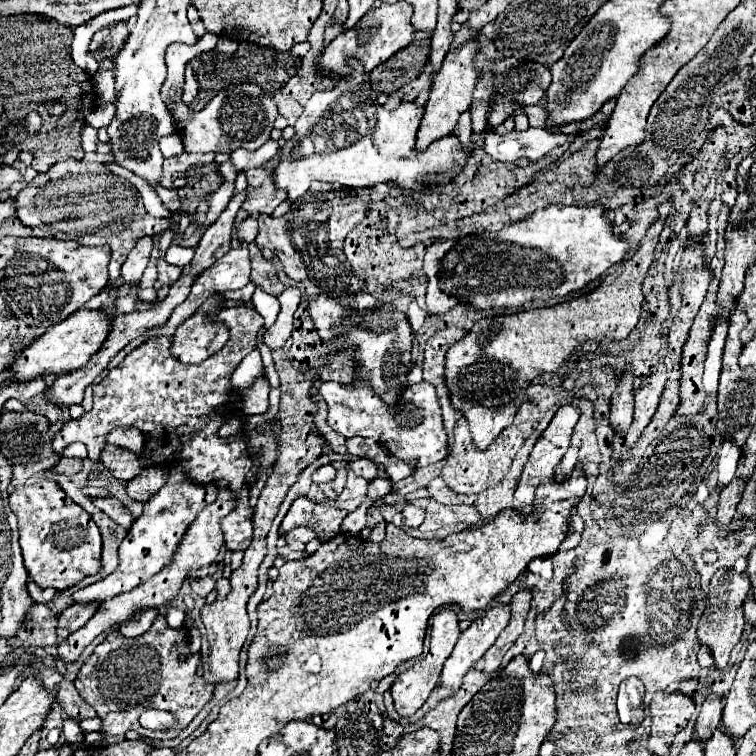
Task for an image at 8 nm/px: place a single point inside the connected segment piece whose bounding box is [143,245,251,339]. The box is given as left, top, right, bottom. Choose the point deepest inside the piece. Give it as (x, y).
(232, 271)

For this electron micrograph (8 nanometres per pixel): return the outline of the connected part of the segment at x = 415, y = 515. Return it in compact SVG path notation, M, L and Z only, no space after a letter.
M407 505L405 509L403 509L403 523L407 525L407 527L419 527L421 523L423 523L423 519L425 519L425 511L421 509L421 507L415 507L415 505Z

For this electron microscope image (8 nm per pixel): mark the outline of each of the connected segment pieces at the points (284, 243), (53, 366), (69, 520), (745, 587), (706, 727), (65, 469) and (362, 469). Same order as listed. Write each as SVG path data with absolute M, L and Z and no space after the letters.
M307 191L297 203L293 203L293 207L283 217L279 217L279 219L275 219L271 215L259 215L257 217L259 235L257 235L255 243L261 249L269 247L271 251L275 251L275 255L281 259L289 279L301 279L303 281L307 297L309 297L309 315L315 321L319 337L325 343L331 343L335 339L335 335L333 335L335 323L343 321L343 317L349 315L351 309L359 309L361 311L361 305L371 305L369 311L371 309L375 309L375 311L387 311L389 309L389 305L375 307L375 305L381 305L381 303L373 295L369 295L365 291L365 283L359 281L353 275L353 271L349 269L349 263L345 261L345 255L343 255L343 241L345 241L347 233L365 217L365 209L367 209L367 203L361 197L357 197L355 193L345 193L345 191L343 193L341 191L313 193L313 191Z
M79 309L69 319L53 325L45 335L39 337L39 341L35 341L33 345L29 345L27 349L23 349L19 353L19 357L11 365L11 371L15 373L13 381L29 381L29 379L39 377L45 371L63 375L63 373L71 373L79 367L83 367L89 361L89 357L101 349L105 337L109 335L111 325L113 325L111 321L113 319L105 311Z
M49 479L15 489L9 497L11 511L19 519L19 535L25 567L39 587L65 591L83 577L101 569L101 533L89 513L73 503L63 489Z
M719 569L711 579L709 595L707 595L707 609L699 623L699 643L713 651L713 659L719 669L727 667L731 649L741 639L741 631L745 625L743 601L749 595L749 591L751 591L751 581L747 573L735 573L733 569Z
M709 695L703 701L701 713L695 723L695 733L697 733L697 737L701 737L701 741L705 741L721 723L721 705L723 705L723 697L719 697L719 695Z
M61 457L53 467L49 467L49 471L53 473L63 473L67 477L73 477L75 473L79 473L83 467L81 459L71 459L71 457Z
M365 459L349 461L349 467L351 467L351 471L355 471L355 475L359 475L359 477L363 477L367 481L373 481L377 477L377 467L371 461L365 461Z

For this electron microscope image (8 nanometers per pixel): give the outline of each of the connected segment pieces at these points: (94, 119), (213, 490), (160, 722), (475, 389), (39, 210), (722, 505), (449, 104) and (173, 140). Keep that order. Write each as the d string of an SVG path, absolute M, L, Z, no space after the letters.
M107 105L105 109L97 109L93 111L89 117L87 117L87 123L95 129L101 129L101 127L107 127L109 121L113 121L113 113L115 113L115 107L113 105Z
M173 467L169 471L169 479L163 485L163 489L159 493L155 493L155 497L151 501L145 503L143 513L135 519L135 523L129 529L129 535L123 539L123 543L119 547L119 559L121 559L119 567L109 577L73 593L75 601L77 603L105 601L105 599L125 593L125 591L137 587L139 583L143 583L145 579L153 577L157 571L161 571L165 565L169 565L169 561L173 561L173 553L177 553L177 545L181 545L181 537L185 537L185 529L189 529L189 525L195 521L197 513L205 505L213 503L215 497L217 497L217 485L213 485L213 483L191 485L181 477L177 467Z
M147 709L141 713L139 723L149 727L149 729L167 729L175 723L175 717L167 711L157 711L157 709Z
M671 199L657 207L659 217L647 229L635 255L623 261L619 269L607 275L593 291L555 307L479 319L473 329L449 349L445 375L451 391L451 403L455 409L463 411L465 419L469 421L473 441L479 449L485 449L513 421L525 397L525 389L537 375L557 371L579 343L589 339L621 341L631 333L639 321L641 305L645 301L641 285L653 263L657 237L671 207Z
M61 159L57 161L47 173L37 175L17 197L17 217L27 225L27 227L43 227L49 229L57 239L69 239L77 241L81 245L109 245L111 247L111 263L109 263L109 277L111 281L117 281L121 275L121 265L125 263L129 251L135 247L135 243L141 237L155 237L169 229L169 219L157 219L151 217L145 207L139 191L135 189L133 183L127 179L111 173L103 163L87 163L87 161L77 161L77 159Z
M735 477L729 485L723 487L721 497L719 497L719 511L717 511L717 523L719 527L727 527L735 515L737 503L741 501L741 493L745 489L745 479Z
M469 39L467 43L451 49L439 69L439 73L433 75L433 87L431 87L431 95L427 101L427 109L425 109L425 117L421 121L419 133L417 133L417 149L423 151L427 149L433 141L451 135L453 129L457 127L457 121L461 117L461 111L465 113L471 105L471 95L475 91L477 79L479 79L479 69L475 67L473 59L475 55L481 51L481 45L477 39Z
M177 133L163 137L163 139L159 141L159 147L161 147L161 153L163 153L163 157L179 155L179 153L183 153L183 151L185 151L185 149L183 149L183 145L181 145L181 137L179 137Z

